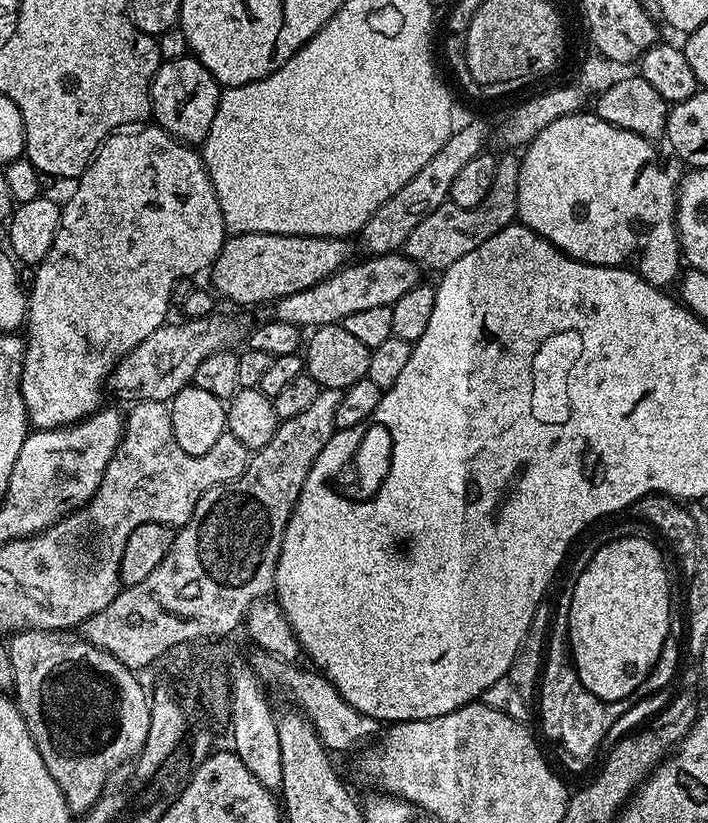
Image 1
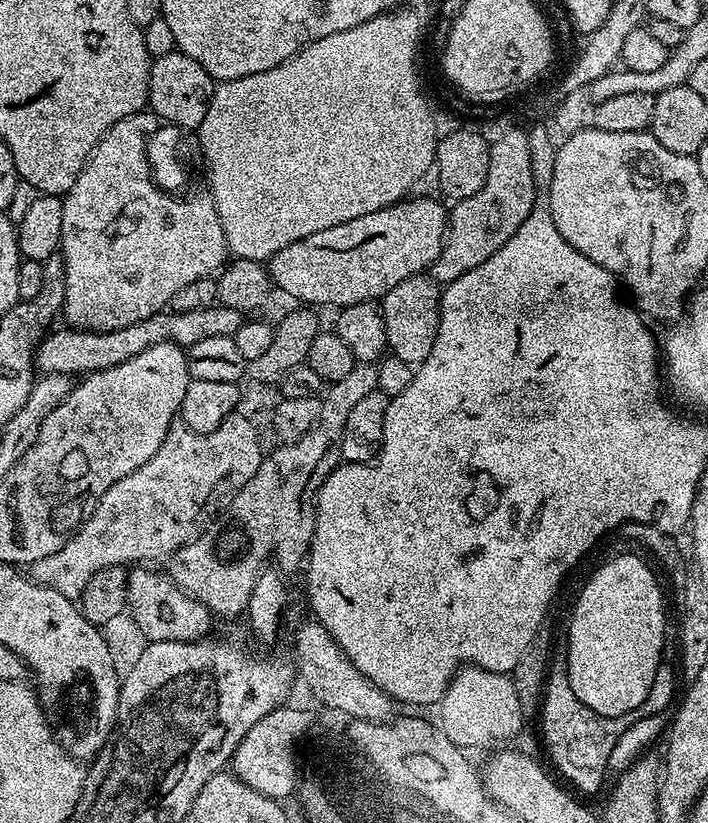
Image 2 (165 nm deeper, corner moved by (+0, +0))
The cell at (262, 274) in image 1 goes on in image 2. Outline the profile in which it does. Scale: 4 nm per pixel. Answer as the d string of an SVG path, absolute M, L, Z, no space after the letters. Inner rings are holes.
M428 196L412 199L405 198L389 208L374 210L374 214L362 214L342 222L342 226L330 226L330 230L318 230L310 238L290 242L267 261L271 283L286 295L305 300L308 306L336 304L342 309L347 304L379 301L398 282L431 269L444 245L449 209Z

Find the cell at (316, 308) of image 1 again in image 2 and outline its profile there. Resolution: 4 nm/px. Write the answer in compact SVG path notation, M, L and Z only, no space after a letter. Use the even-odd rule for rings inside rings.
M213 306L202 310L186 310L178 312L165 310L150 314L142 322L134 322L125 328L119 328L113 332L89 332L63 326L57 332L49 331L41 340L36 350L35 367L41 373L57 372L75 377L76 372L87 374L89 372L101 372L110 366L118 366L146 350L150 346L158 346L162 342L178 344L187 350L194 346L194 342L203 342L205 338L222 338L223 336L233 337L240 329L242 313L233 308Z

